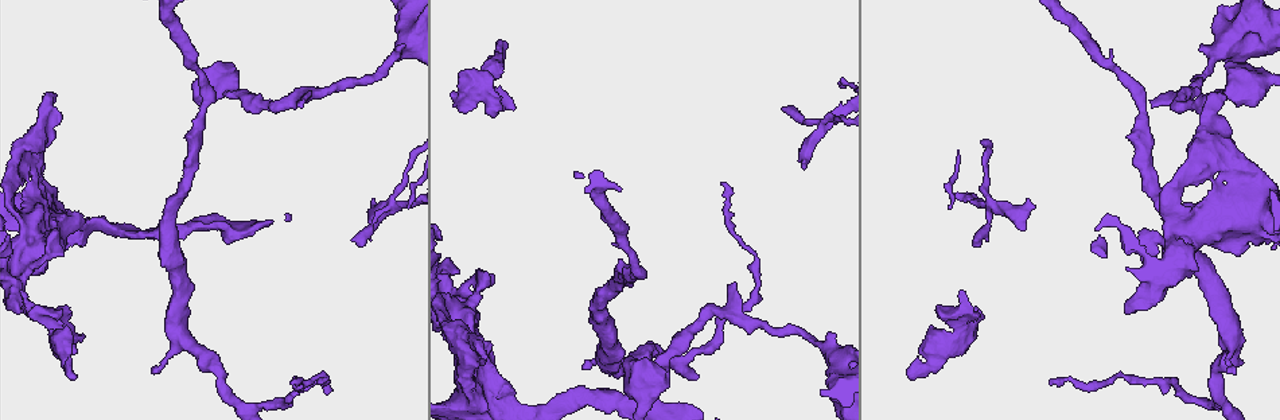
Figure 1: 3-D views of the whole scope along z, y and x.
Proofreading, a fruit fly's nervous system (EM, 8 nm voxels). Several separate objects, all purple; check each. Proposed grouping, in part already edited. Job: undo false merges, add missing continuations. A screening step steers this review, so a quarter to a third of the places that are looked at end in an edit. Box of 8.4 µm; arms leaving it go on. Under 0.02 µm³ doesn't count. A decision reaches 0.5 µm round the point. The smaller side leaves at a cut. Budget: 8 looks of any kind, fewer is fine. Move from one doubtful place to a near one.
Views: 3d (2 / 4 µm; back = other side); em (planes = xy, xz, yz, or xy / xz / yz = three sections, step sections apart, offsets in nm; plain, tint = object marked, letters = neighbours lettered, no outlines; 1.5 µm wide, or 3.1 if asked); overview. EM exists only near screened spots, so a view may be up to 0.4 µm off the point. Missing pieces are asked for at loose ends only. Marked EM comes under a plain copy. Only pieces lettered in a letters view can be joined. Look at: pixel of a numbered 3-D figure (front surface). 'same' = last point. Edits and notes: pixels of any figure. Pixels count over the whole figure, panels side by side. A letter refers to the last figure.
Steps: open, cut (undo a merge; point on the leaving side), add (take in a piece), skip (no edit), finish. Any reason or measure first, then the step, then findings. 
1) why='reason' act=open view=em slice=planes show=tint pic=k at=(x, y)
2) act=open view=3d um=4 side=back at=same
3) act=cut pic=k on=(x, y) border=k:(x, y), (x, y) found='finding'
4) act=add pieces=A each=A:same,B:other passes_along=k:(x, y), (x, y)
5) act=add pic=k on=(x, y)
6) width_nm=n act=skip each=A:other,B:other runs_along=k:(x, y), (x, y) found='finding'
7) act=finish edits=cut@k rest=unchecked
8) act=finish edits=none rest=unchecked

why='side arm on a straight run' act=open view=em slice=planes show=tint pic=1 at=(988, 203)

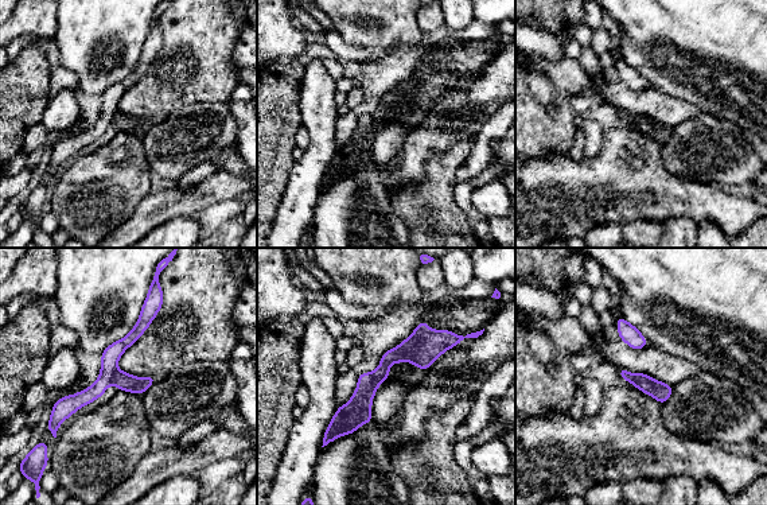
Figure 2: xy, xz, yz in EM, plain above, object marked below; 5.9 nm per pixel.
act=open view=em slice=planes show=letters at=same

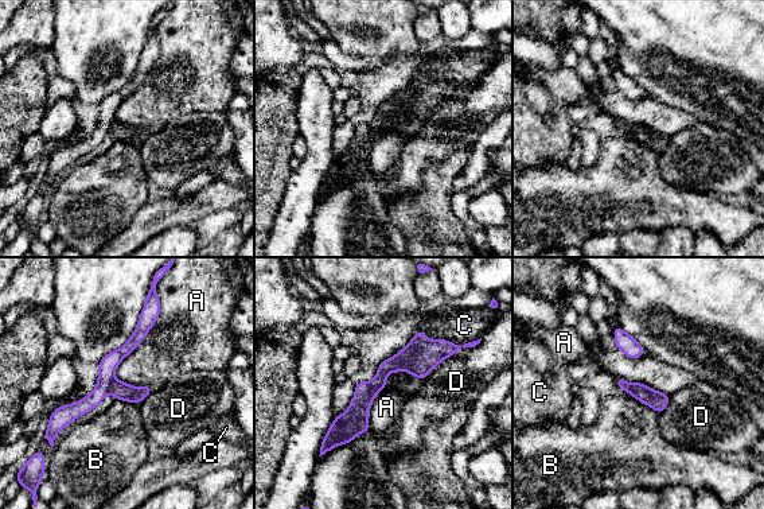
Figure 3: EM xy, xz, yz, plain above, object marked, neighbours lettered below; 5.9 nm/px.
act=cut pic=3 on=(351, 423) each=A:other,B:other,C:other,D:other found='a second cell is stuck on'

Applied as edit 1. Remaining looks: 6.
act=open view=overview

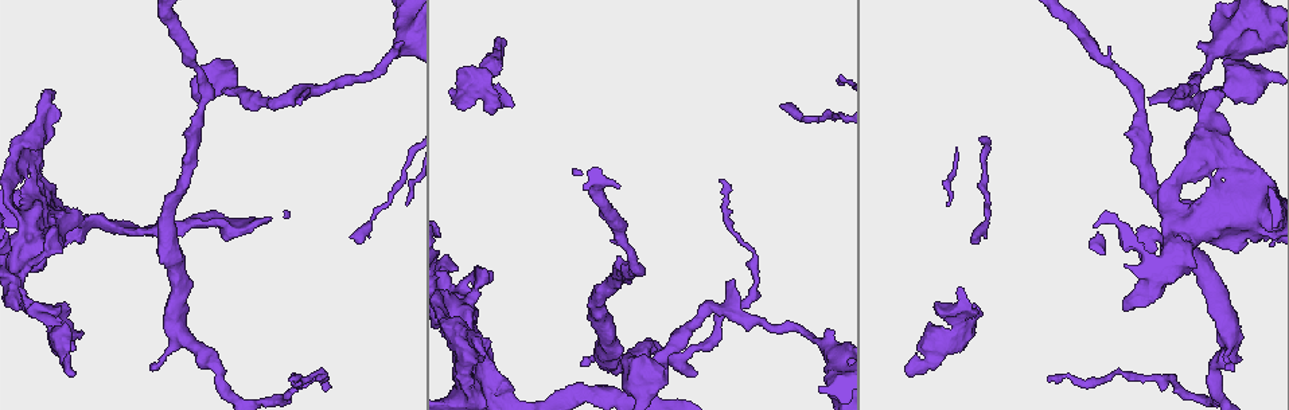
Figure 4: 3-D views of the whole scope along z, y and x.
why='thin end' act=open view=3d um=2 pic=4 at=(733, 280)

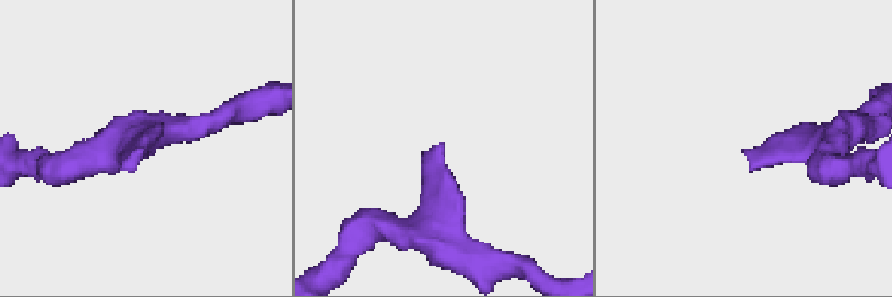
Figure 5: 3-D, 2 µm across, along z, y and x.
why='shape alone is not enough' act=open view=em slice=planes show=letters pic=5 at=(437, 150)

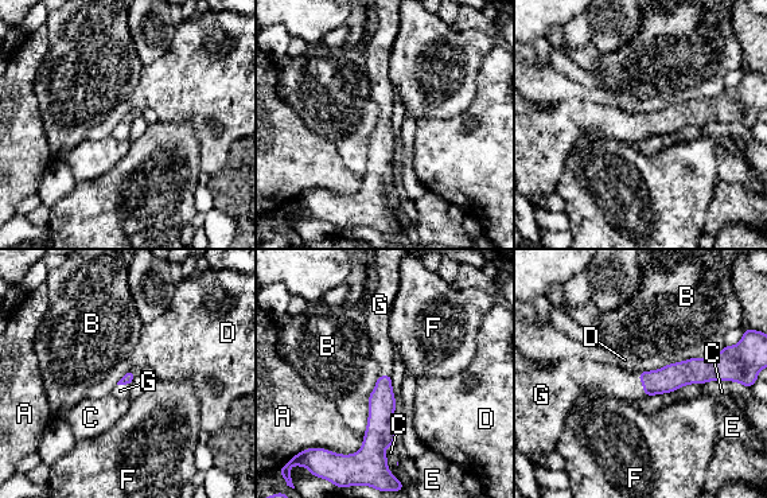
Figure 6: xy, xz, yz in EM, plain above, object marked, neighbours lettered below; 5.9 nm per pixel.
act=add pic=6 on=(603, 380) each=A:other,B:other,C:other,D:other,E:other,F:other,G:same passes_along=6:(673, 376), (642, 384), (603, 380) found='it goes on there'

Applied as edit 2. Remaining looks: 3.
why='an open end' act=open view=em slice=planes show=letters pic=4 at=(482, 353)

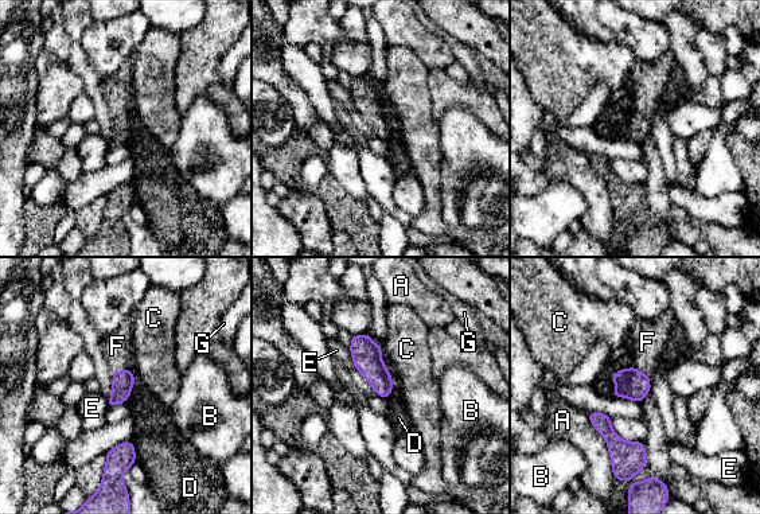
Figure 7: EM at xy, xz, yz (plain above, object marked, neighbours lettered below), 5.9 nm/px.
act=add pic=7 on=(117, 346) each=A:other,B:other,C:other,D:other,E:other,F:same,G:other passes_along=7:(123, 381), (120, 370), (117, 346) found='it goes on there'

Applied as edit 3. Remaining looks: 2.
act=finish edits=cut@3,add@6,add@7 rest=unchecked

